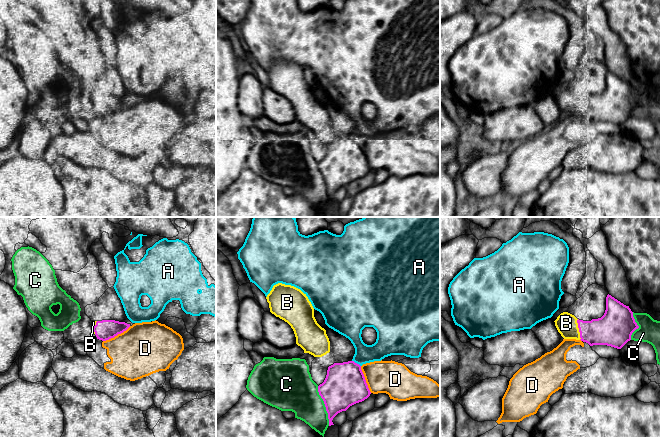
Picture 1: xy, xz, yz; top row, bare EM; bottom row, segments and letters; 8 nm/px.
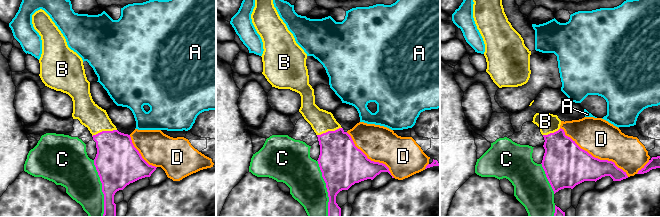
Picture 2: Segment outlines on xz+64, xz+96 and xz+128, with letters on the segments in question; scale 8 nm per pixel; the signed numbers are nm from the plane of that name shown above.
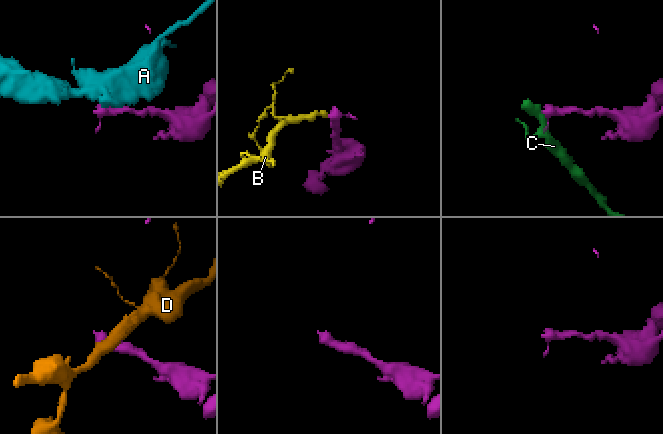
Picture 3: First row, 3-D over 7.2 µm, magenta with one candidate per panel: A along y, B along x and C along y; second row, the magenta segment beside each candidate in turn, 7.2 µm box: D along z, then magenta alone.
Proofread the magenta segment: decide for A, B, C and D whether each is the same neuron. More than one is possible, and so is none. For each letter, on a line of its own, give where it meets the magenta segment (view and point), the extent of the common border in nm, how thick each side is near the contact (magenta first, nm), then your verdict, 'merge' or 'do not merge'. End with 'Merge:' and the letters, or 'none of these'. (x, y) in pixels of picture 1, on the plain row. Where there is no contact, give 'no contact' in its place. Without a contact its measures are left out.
A: xz (356, 139) | 90 nm | 340/150 nm | do not merge
B: yz (579, 105) | 170 nm | 240/170 nm | merge
C: xz (325, 182) | 340 nm | 340/300 nm | do not merge
D: xy (116, 111) | 260 nm | 160/420 nm | do not merge
Merge: B

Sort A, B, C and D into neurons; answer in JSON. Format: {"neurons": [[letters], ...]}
{"neurons": [["A"], ["B"], ["C"], ["D"]]}

